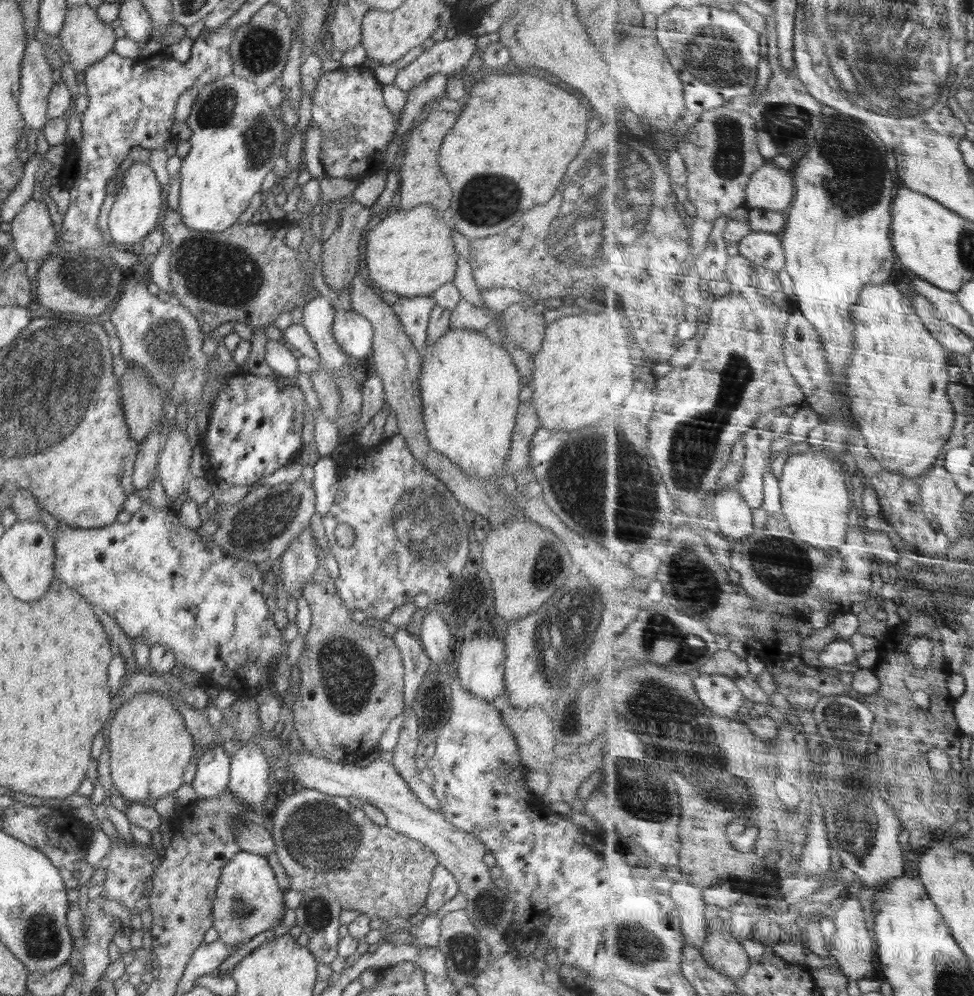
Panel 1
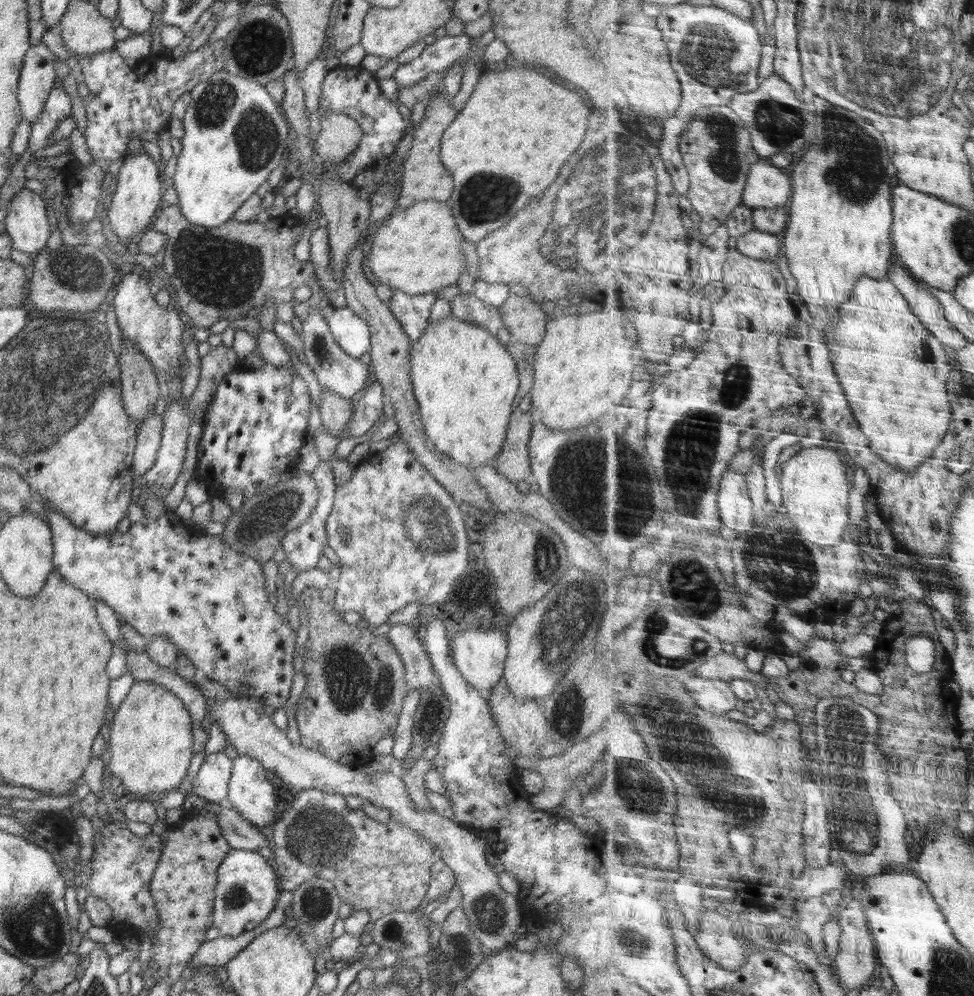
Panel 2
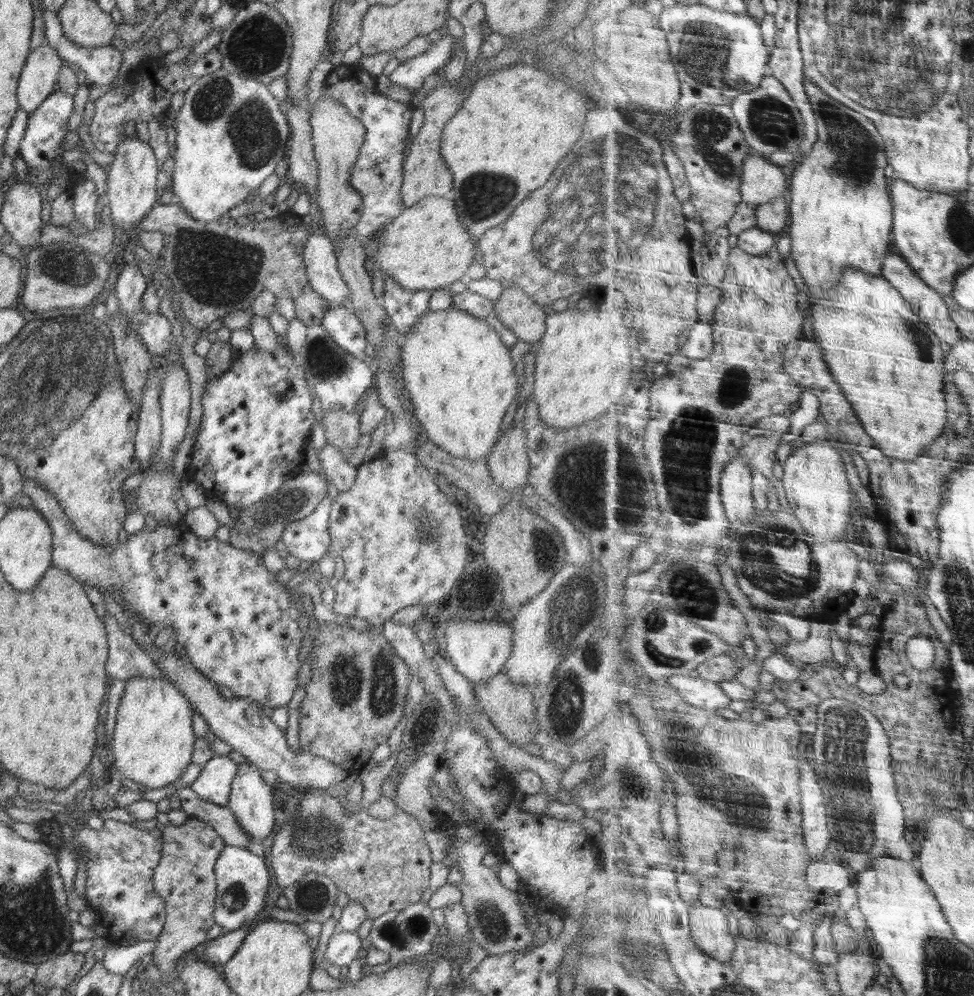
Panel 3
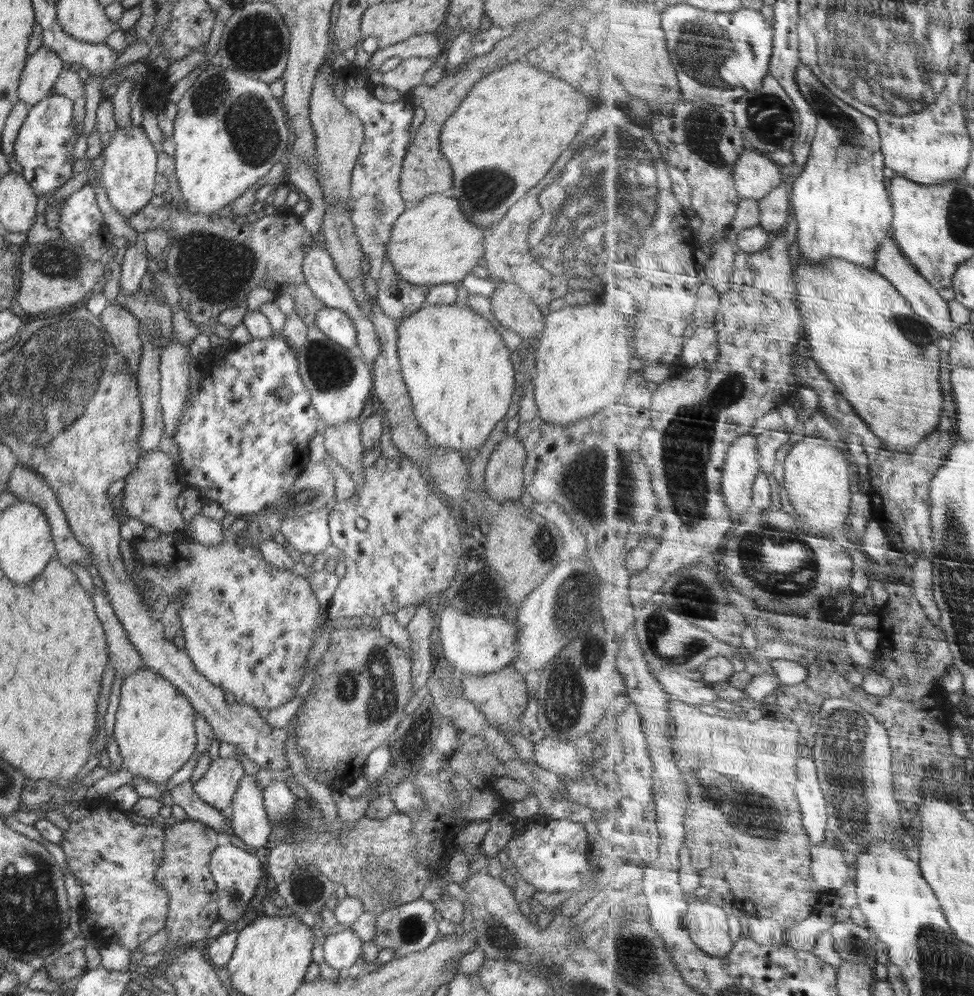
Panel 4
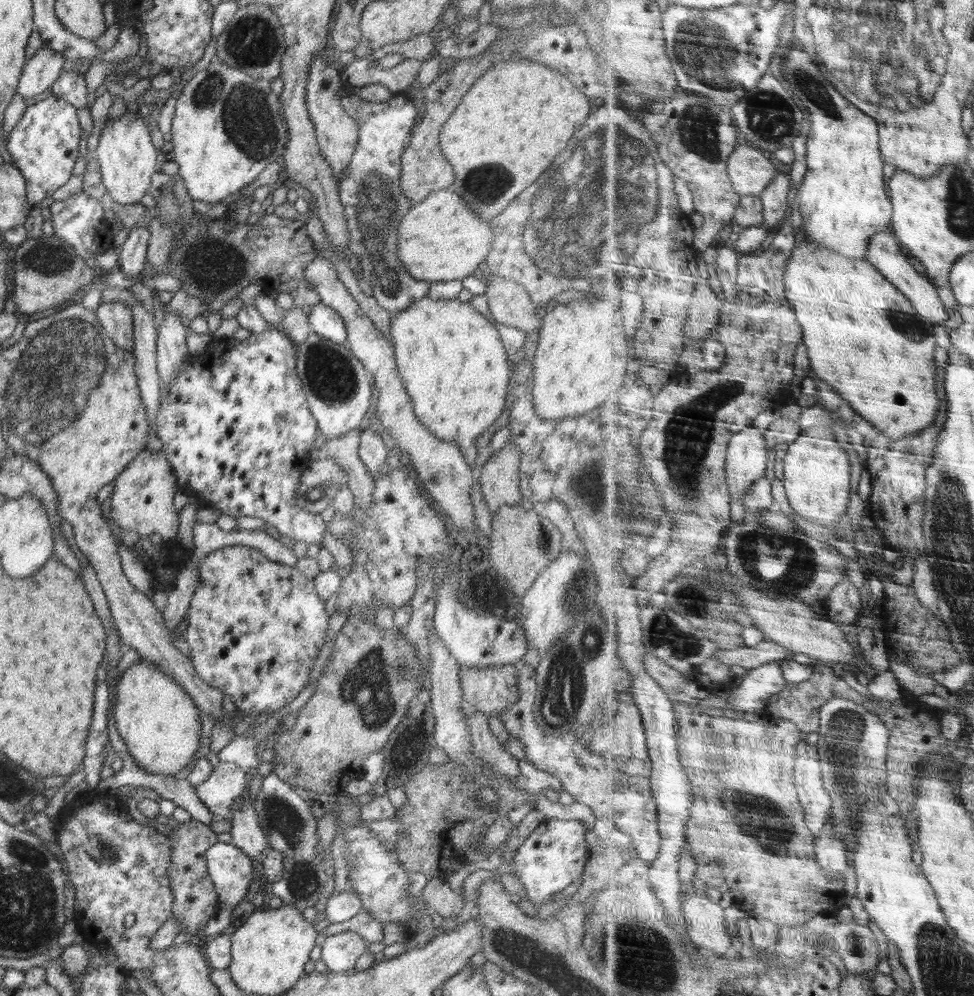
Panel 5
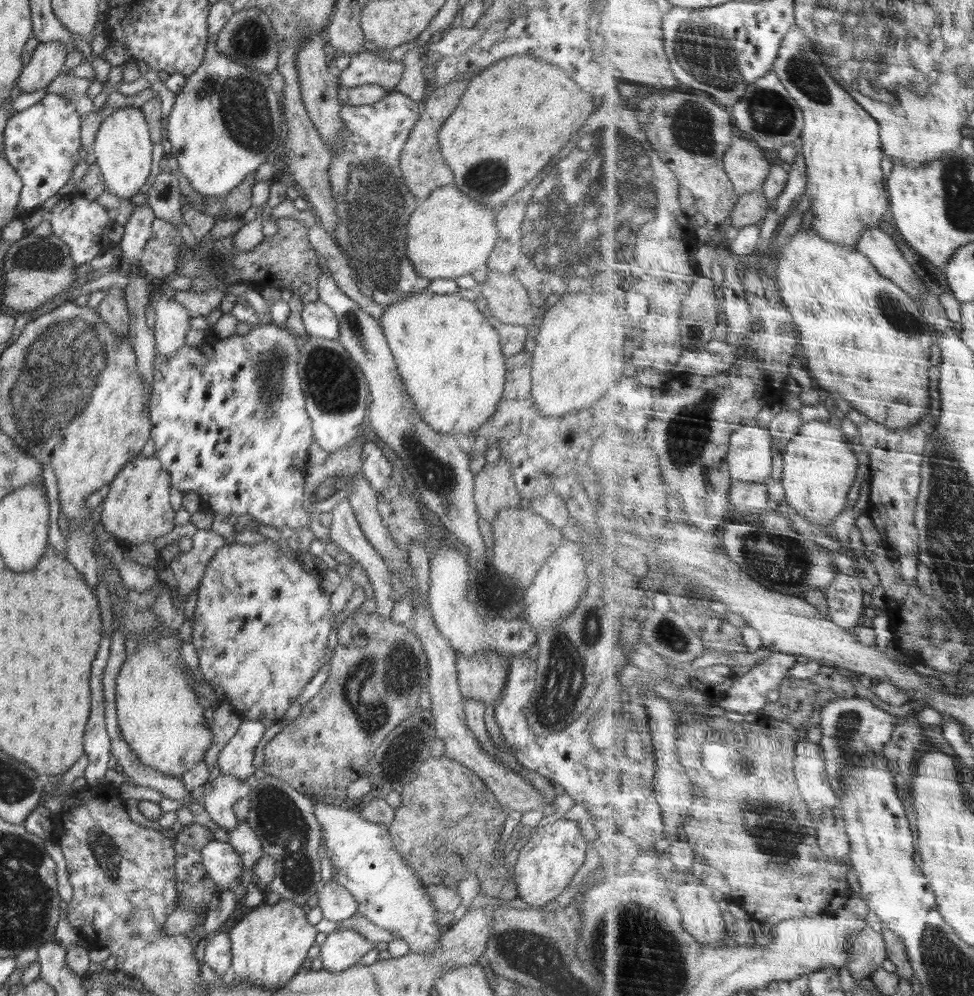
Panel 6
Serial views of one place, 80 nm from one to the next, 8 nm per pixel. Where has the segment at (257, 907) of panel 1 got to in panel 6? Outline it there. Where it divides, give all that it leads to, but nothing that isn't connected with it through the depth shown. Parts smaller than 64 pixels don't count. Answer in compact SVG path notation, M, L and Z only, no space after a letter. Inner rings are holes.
M211 840L201 850L203 867L210 878L217 884L218 891L231 890L234 892L238 883L243 882L242 860L232 844Z

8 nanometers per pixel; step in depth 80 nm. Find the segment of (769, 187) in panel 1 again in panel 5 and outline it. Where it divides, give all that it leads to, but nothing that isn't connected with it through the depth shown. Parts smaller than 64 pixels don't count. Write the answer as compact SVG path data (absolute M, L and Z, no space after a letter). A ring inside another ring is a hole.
M741 144L731 156L729 168L742 196L762 195L780 174L766 151L754 144Z

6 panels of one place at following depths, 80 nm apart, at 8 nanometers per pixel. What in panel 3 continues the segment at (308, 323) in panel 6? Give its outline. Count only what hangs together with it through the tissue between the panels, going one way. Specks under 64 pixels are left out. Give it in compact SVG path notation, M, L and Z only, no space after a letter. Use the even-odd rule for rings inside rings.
M329 307L322 317L321 325L336 344L346 352L362 356L366 345L366 331L361 320L346 307Z

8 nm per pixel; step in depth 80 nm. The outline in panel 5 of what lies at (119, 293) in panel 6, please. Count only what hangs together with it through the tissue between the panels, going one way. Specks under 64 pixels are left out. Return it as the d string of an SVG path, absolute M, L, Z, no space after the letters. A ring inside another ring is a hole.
M120 301L101 302L95 315L103 326L107 343L133 354L133 314L131 309Z

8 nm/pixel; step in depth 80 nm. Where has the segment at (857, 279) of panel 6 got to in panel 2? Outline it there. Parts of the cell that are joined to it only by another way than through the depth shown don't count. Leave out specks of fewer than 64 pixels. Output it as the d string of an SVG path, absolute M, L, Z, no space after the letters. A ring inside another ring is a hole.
M860 278L852 298L840 305L837 327L825 329L827 345L832 349L835 371L847 392L857 420L871 442L871 448L880 452L884 460L900 470L916 470L932 458L934 450L944 442L952 426L952 404L948 396L948 381L953 366L944 350L943 341L923 323L903 292L888 279Z

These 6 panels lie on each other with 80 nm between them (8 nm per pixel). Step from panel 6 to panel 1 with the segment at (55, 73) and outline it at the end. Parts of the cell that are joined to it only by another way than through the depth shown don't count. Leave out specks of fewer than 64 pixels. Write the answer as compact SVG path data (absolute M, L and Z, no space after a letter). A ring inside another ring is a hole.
M25 34L25 38L18 106L26 126L42 130L47 121L47 104L54 82L53 73L44 54L44 44L29 34Z

